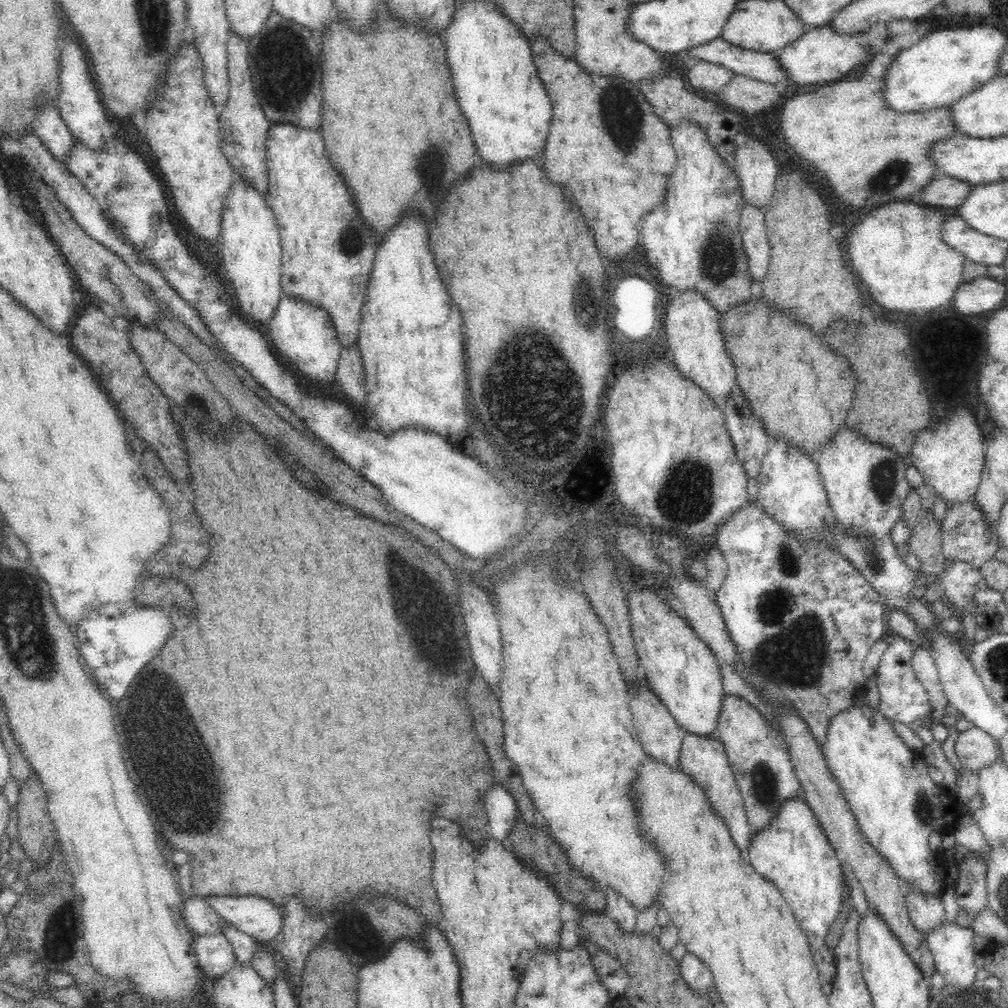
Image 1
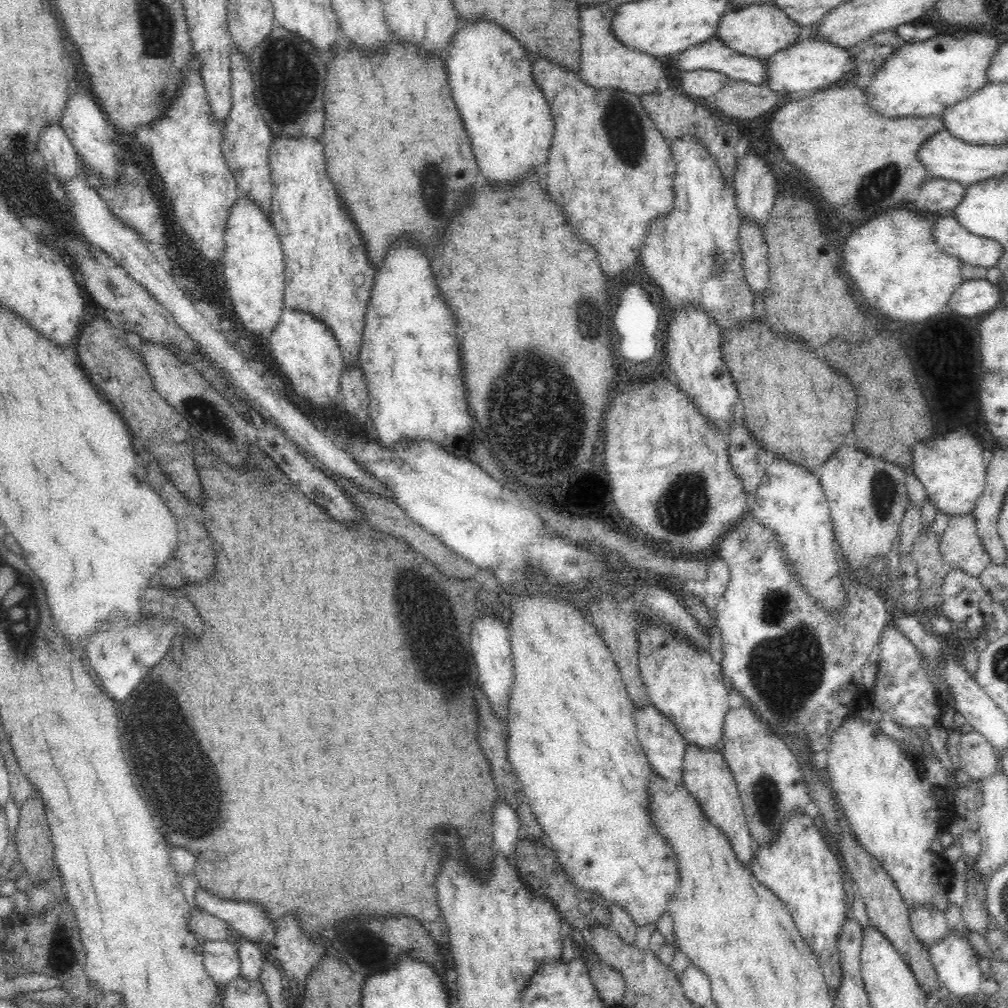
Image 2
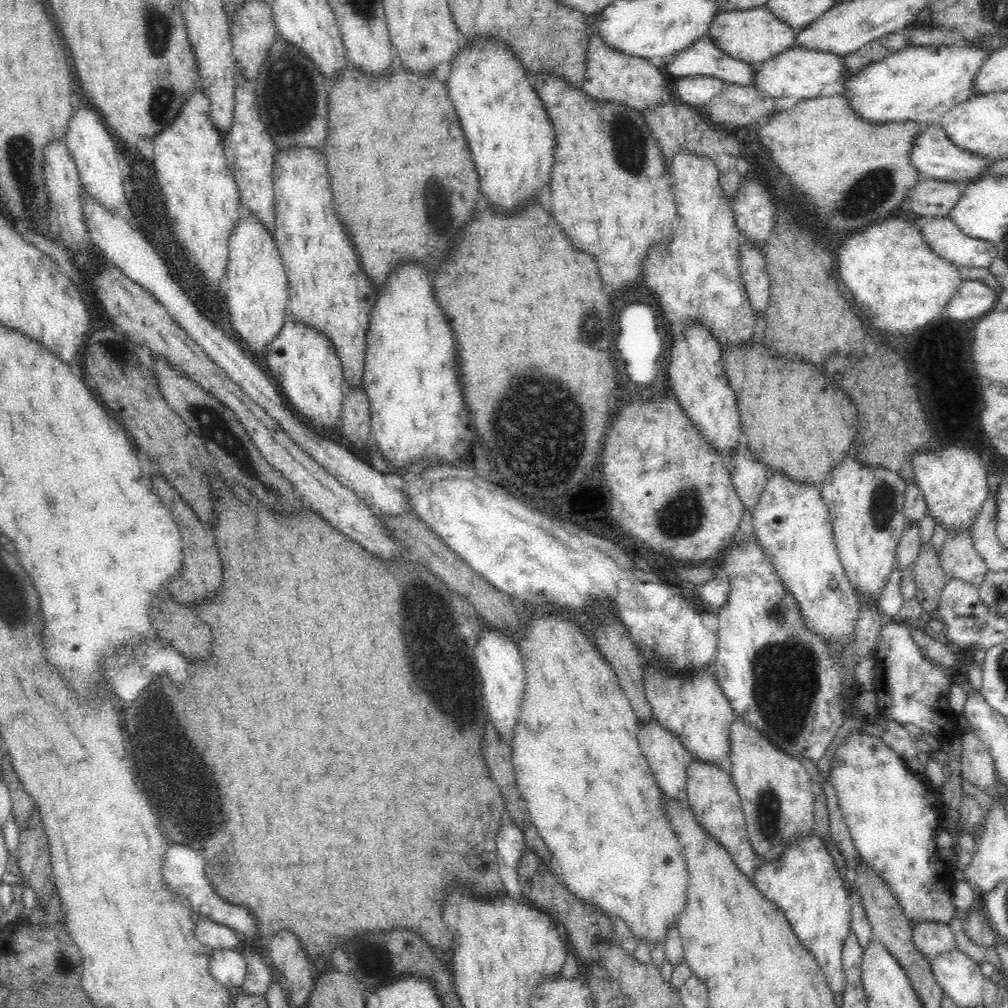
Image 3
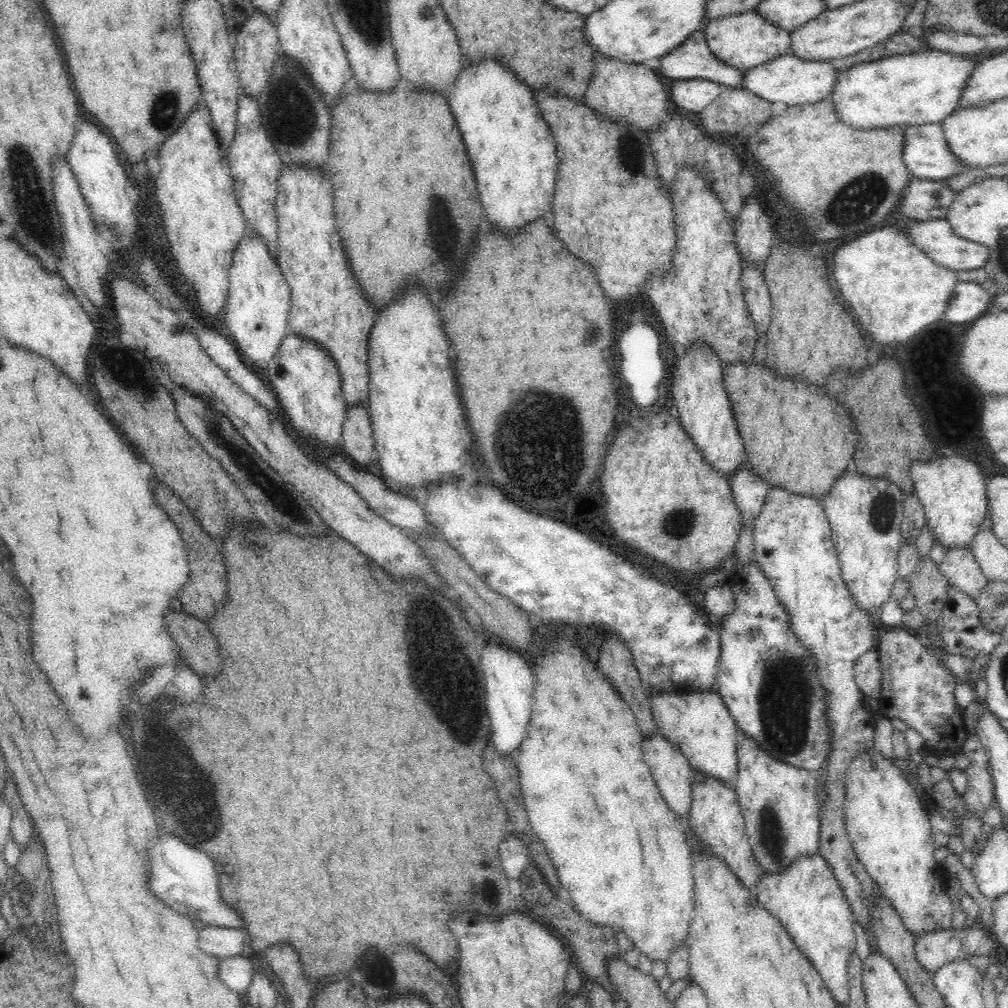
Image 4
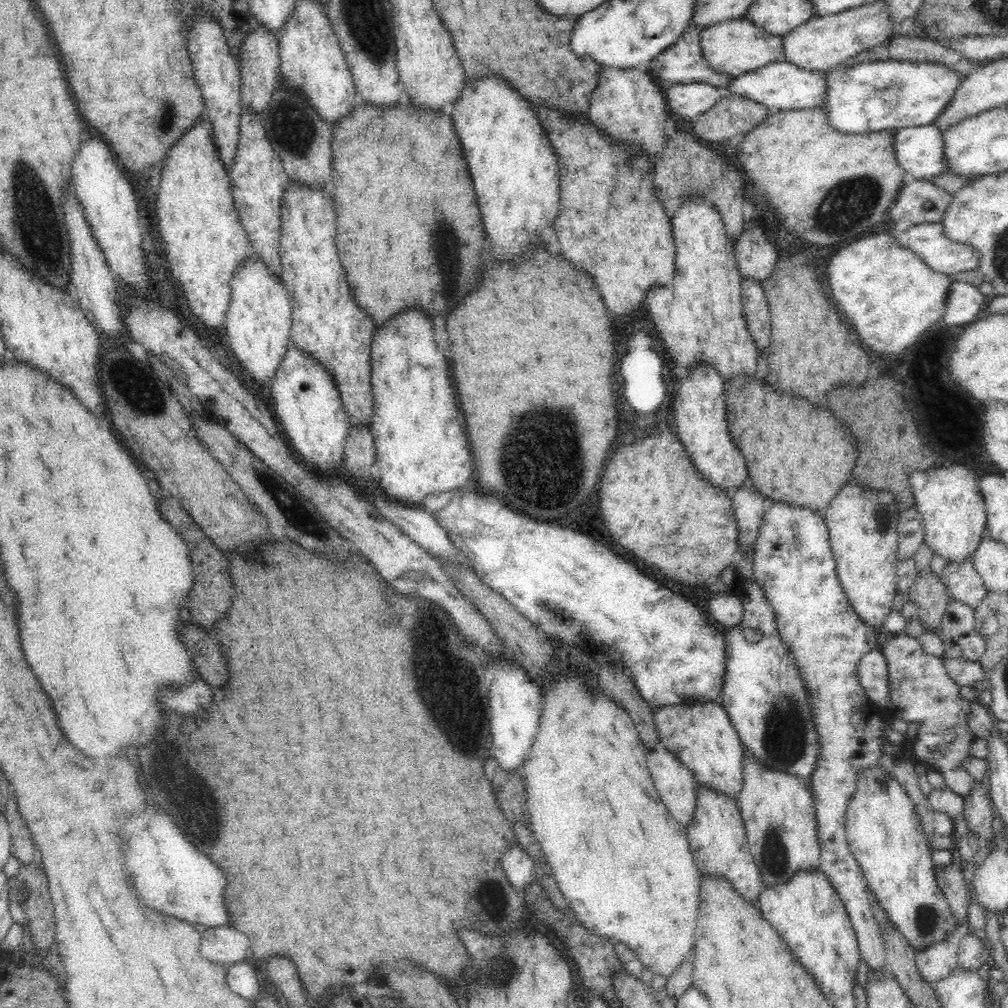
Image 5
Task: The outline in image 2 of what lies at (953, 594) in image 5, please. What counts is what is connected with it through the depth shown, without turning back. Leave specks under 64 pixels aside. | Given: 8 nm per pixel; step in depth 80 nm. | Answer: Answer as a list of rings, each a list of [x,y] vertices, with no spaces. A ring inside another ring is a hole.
[[[973,513],[952,517],[941,539],[940,552],[949,570],[960,569],[974,578],[990,564],[980,545]]]

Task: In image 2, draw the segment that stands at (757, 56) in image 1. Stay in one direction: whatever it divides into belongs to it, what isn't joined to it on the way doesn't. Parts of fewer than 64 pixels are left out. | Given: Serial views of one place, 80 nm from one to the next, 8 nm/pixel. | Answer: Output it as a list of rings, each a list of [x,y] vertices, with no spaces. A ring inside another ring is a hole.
[[[716,37],[708,38],[708,40],[700,42],[696,46],[691,46],[677,55],[676,68],[681,72],[690,72],[693,70],[714,71],[726,75],[729,79],[746,81],[753,85],[766,81],[766,65],[764,65],[762,59],[735,53],[728,46],[724,45],[720,39],[716,39]]]

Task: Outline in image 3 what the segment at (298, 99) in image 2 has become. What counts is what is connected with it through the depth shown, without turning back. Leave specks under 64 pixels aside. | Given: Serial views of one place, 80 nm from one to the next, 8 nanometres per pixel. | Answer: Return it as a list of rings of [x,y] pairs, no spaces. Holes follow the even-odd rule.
[[[276,36],[267,61],[259,70],[255,91],[261,121],[278,151],[309,148],[325,154],[330,84],[306,54]]]

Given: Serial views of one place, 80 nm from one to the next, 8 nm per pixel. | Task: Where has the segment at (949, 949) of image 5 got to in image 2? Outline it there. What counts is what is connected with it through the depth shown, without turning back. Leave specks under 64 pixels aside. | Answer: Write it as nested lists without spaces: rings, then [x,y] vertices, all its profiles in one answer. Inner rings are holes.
[[[916,906],[909,910],[909,920],[914,937],[924,947],[930,948],[950,934],[951,929],[948,928],[944,915],[944,911],[936,908],[923,908],[923,906]]]

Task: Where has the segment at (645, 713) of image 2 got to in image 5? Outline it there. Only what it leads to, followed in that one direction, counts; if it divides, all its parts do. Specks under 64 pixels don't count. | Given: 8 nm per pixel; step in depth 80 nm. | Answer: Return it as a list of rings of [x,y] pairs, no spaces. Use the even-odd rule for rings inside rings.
[[[662,743],[647,752],[647,768],[656,790],[676,823],[687,828],[695,816],[697,784],[692,772]]]

